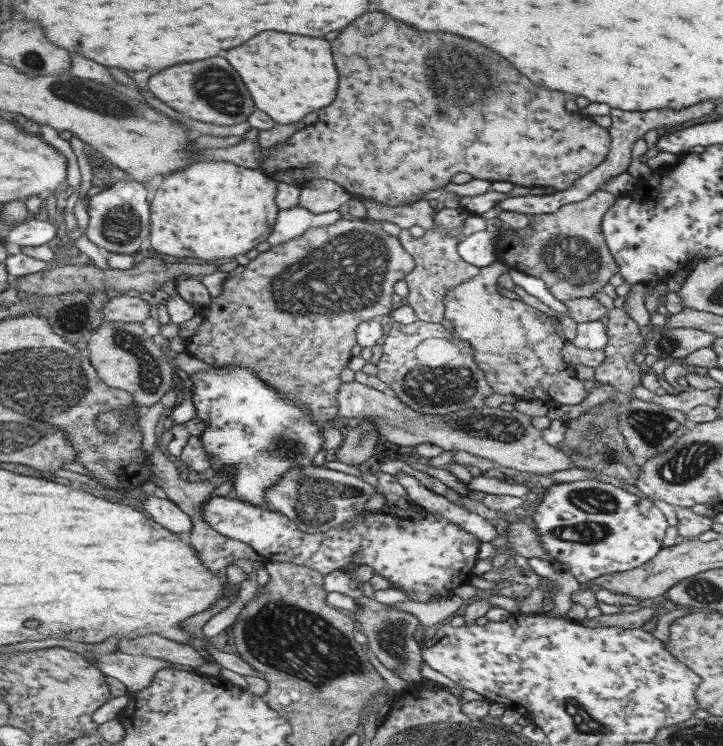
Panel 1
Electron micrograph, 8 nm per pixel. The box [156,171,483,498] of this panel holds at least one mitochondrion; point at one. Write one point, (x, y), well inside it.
(347, 274)

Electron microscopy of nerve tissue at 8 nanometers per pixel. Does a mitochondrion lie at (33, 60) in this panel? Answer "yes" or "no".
yes

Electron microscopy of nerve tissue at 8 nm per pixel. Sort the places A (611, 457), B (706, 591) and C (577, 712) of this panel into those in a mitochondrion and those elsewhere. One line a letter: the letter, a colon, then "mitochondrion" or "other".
A: mitochondrion
B: mitochondrion
C: mitochondrion

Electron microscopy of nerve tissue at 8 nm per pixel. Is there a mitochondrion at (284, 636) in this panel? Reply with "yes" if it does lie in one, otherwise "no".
yes

